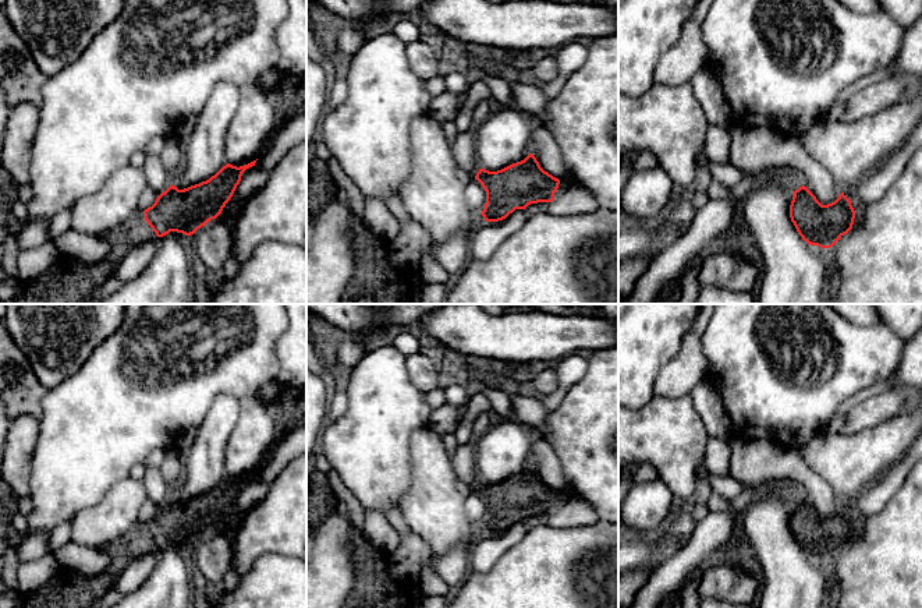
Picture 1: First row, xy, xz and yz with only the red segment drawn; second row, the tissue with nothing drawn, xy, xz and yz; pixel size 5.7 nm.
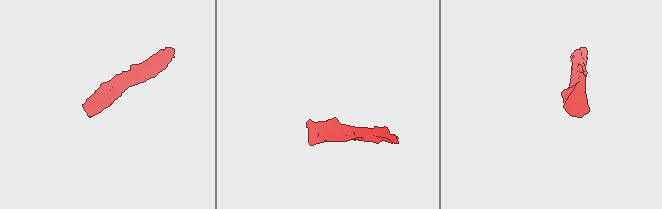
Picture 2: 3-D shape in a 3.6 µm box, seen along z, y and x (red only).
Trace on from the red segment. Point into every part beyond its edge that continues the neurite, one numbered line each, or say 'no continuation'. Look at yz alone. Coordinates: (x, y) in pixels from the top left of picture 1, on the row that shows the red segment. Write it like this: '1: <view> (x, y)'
no continuation

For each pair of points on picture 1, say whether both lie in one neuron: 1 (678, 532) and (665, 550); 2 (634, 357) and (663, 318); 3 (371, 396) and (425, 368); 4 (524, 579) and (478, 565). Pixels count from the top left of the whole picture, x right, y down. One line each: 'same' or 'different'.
1: same
2: same
3: different
4: different

